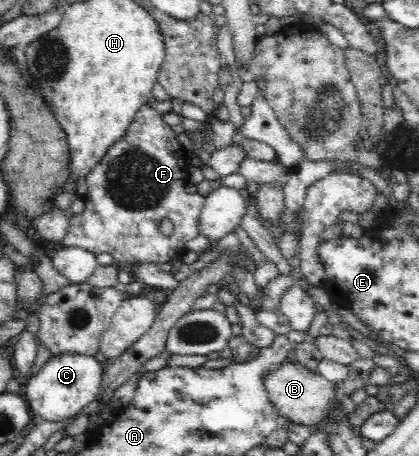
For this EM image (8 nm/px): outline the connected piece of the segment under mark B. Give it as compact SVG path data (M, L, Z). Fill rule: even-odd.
M283 362L280 368L265 376L264 384L279 414L288 421L312 430L327 424L330 413L337 405L335 384L327 381L318 371L311 371L296 362Z

